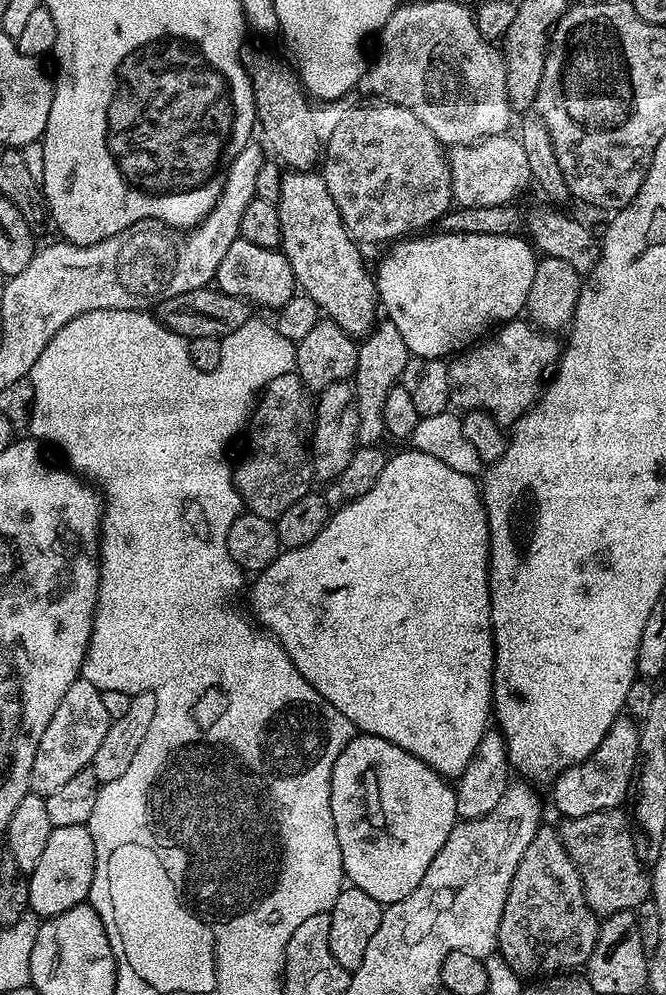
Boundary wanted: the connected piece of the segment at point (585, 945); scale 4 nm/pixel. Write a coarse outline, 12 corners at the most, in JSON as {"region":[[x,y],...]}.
{"region":[[541,826],[496,935],[521,978],[580,970],[601,917]]}

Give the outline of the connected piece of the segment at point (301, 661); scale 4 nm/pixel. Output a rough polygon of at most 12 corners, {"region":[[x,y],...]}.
{"region":[[415,450],[251,581],[365,736],[458,778],[493,715],[488,515]]}

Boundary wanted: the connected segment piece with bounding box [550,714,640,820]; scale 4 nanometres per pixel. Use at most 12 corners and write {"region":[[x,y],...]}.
{"region":[[622,714],[550,786],[564,820],[620,808],[640,729]]}

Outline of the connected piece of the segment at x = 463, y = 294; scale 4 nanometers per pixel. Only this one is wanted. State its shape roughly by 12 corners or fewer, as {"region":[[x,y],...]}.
{"region":[[436,230],[374,268],[411,355],[448,358],[525,311],[523,235]]}

